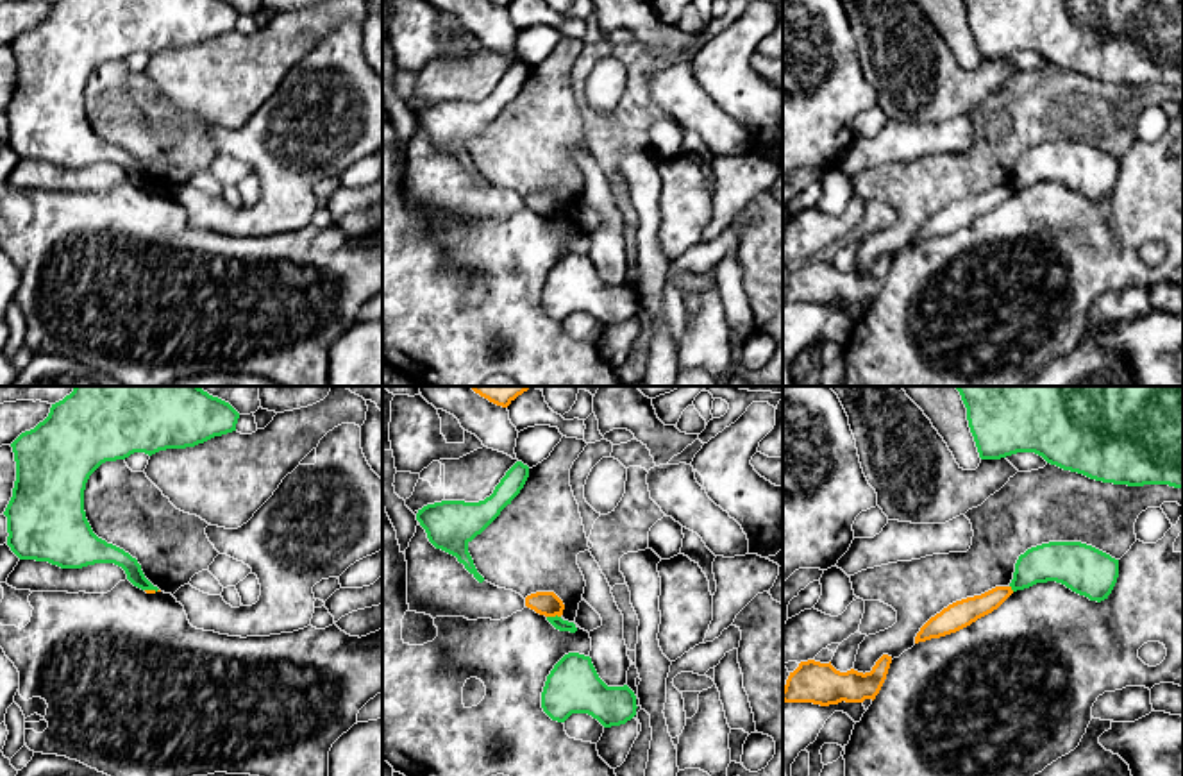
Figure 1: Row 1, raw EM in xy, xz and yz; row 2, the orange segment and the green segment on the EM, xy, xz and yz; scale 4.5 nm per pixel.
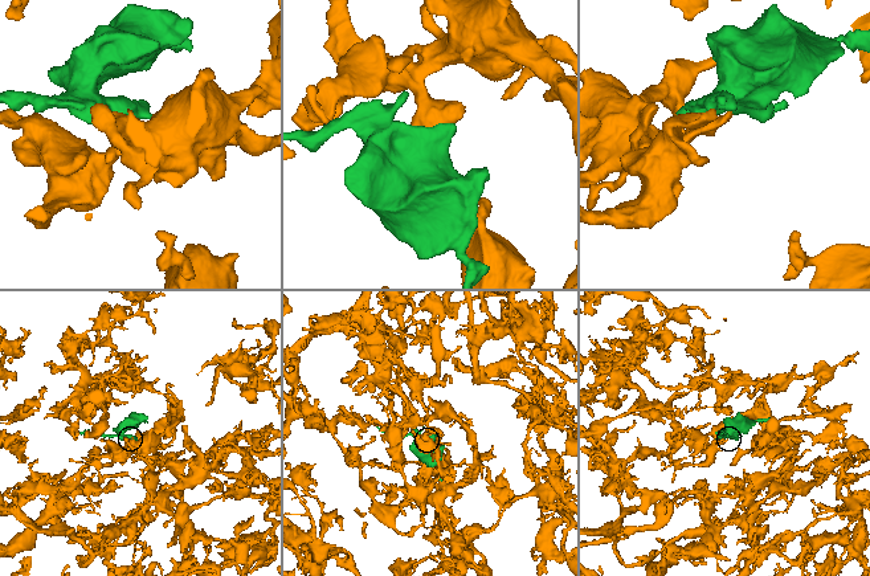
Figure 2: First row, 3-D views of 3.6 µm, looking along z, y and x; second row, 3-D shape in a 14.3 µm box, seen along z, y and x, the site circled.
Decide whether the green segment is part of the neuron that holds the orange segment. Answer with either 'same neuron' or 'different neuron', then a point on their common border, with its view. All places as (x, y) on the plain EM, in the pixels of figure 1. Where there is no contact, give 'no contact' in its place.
different neuron; meets orange in xz at (553, 215)

